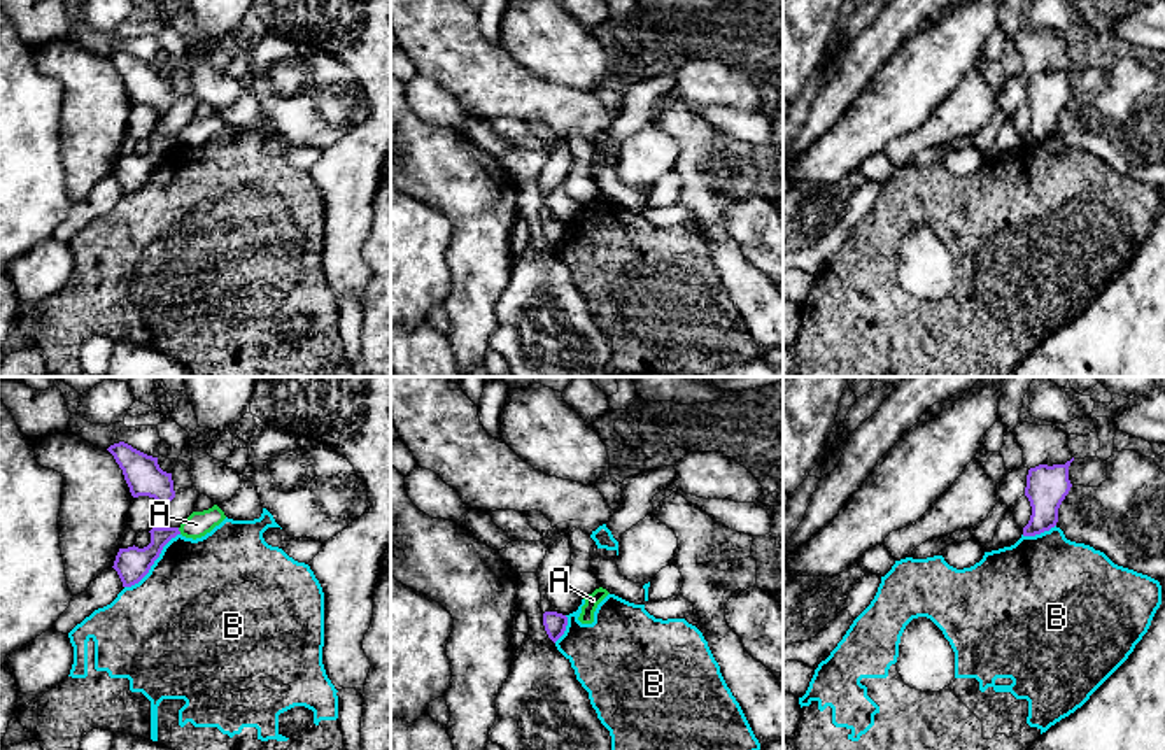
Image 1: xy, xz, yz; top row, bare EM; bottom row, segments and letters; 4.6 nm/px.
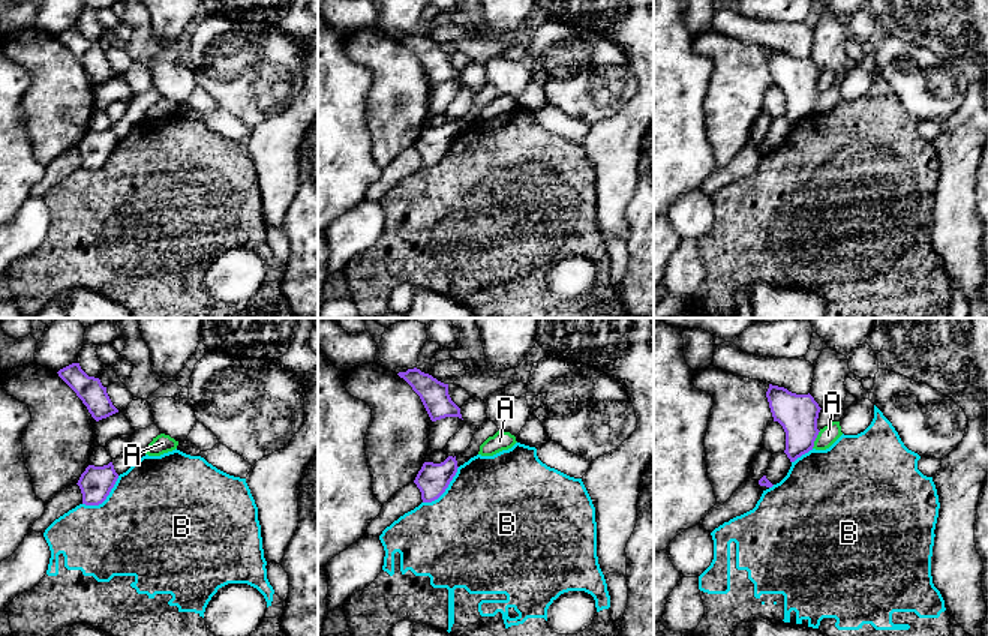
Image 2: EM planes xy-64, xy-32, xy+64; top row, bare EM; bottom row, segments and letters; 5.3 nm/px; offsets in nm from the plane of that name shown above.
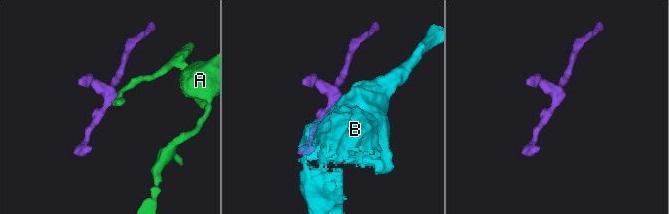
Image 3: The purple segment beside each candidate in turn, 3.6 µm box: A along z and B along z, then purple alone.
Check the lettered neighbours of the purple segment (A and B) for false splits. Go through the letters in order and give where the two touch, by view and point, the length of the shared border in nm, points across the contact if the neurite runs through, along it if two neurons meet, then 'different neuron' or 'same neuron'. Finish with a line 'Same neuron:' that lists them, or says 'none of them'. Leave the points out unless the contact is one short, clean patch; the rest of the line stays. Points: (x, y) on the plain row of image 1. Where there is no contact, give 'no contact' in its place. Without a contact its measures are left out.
A: xy (179, 139) | 40 nm | along xy (177, 135), (181, 141) | different neuron
B: xy (153, 170) | 360 nm | different neuron
Same neuron: none of them

